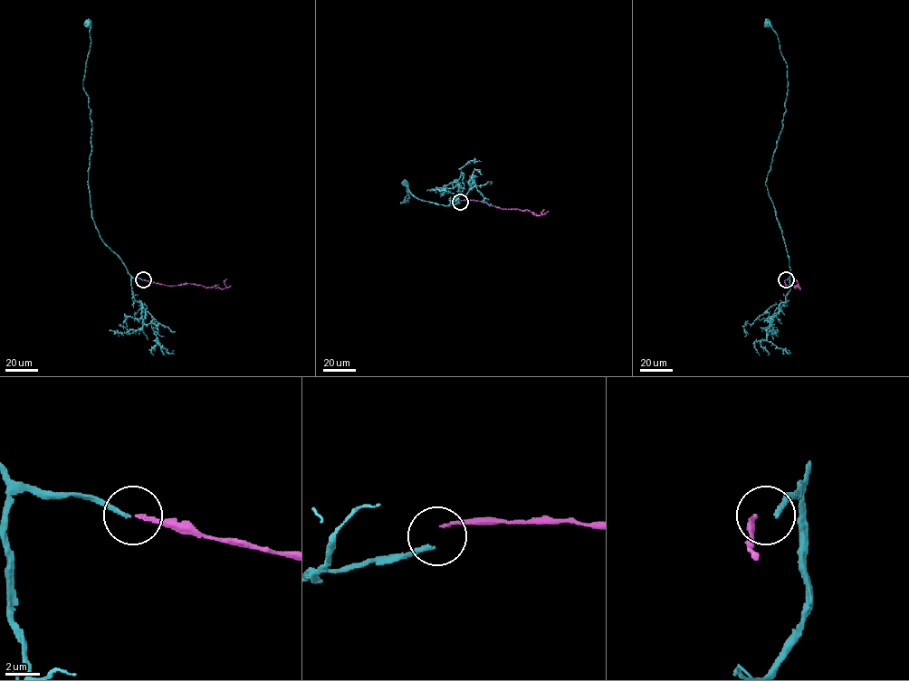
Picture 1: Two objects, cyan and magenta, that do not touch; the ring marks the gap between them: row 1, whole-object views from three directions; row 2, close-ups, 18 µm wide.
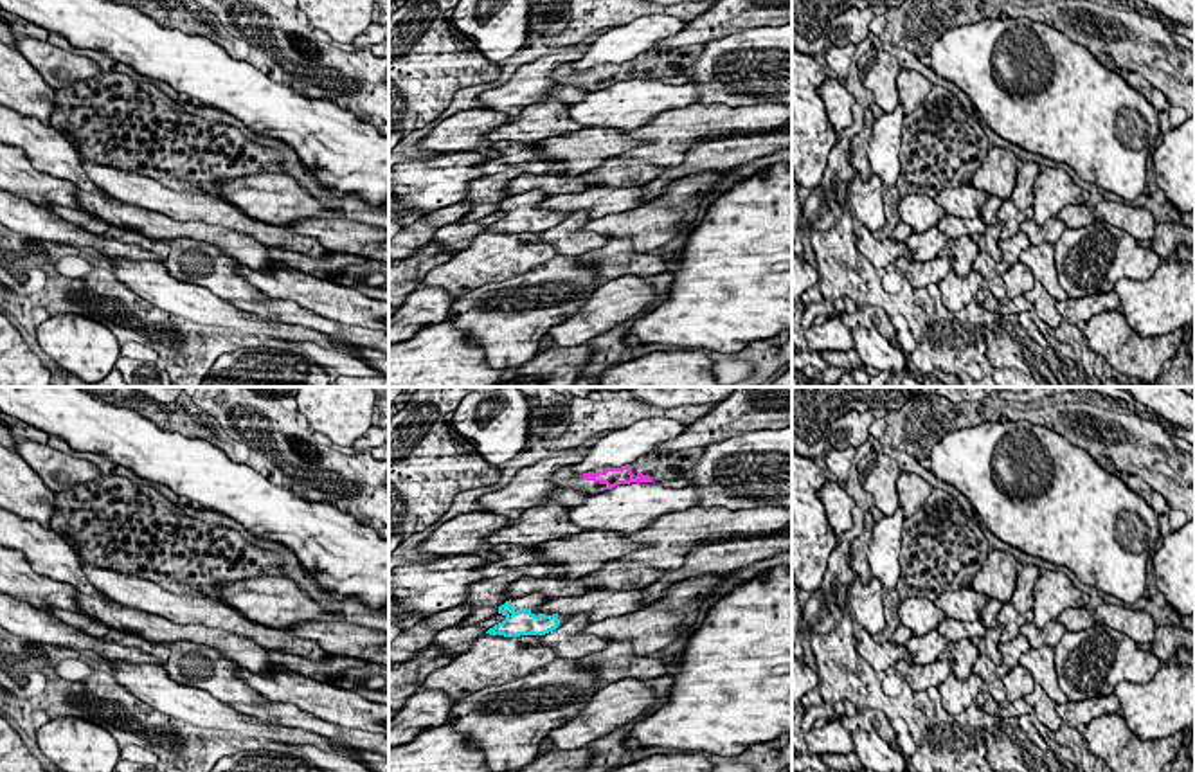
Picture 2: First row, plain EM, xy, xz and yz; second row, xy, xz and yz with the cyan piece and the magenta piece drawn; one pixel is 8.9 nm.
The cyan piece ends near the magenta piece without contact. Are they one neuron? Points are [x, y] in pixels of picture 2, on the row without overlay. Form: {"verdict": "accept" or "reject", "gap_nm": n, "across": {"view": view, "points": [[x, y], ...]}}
{"verdict": "reject", "gap_nm": 1200, "across": {"view": "xz", "points": [[557, 211], [609, 85]]}}

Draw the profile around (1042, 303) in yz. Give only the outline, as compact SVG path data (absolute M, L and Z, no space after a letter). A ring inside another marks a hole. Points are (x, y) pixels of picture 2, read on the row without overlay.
M1035 281L1033 288L1024 293L1026 301L1033 306L1033 313L1049 328L1058 328L1062 317L1055 308L1056 301L1046 292L1046 288Z

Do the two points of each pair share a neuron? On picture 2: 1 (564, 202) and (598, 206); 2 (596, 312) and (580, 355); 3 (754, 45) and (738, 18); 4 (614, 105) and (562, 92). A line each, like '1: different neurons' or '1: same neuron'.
1: same neuron
2: different neurons
3: different neurons
4: different neurons

